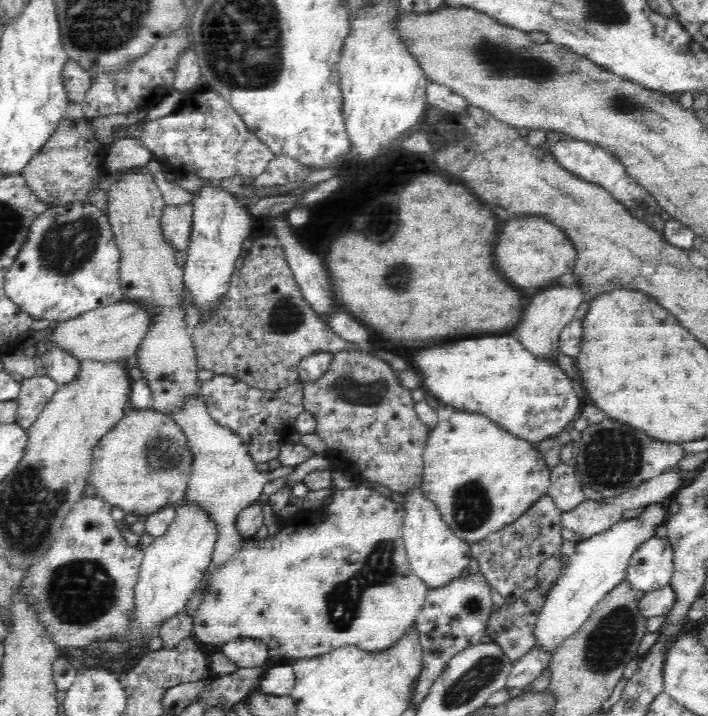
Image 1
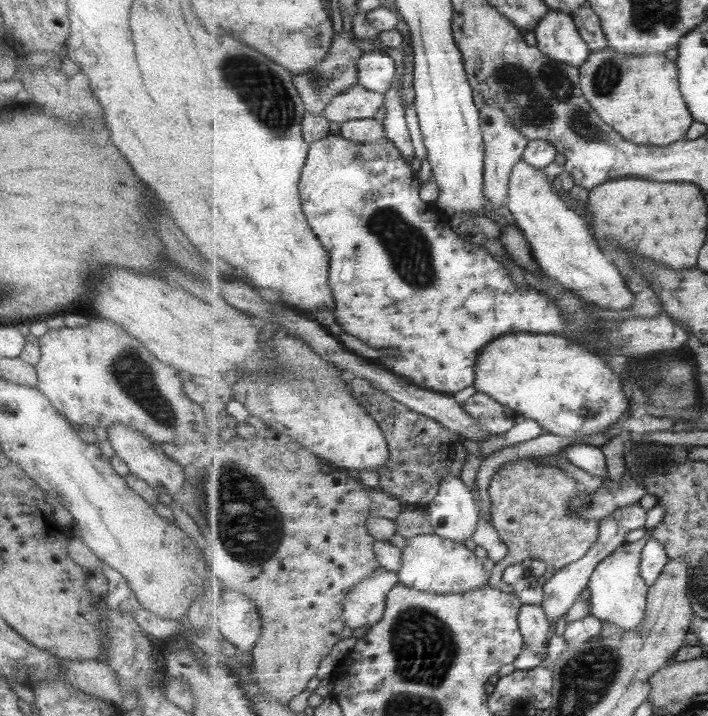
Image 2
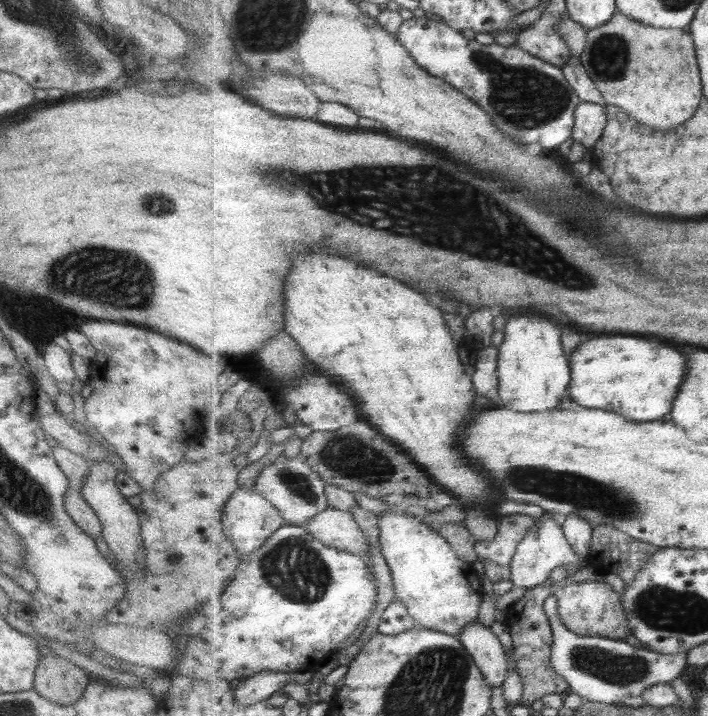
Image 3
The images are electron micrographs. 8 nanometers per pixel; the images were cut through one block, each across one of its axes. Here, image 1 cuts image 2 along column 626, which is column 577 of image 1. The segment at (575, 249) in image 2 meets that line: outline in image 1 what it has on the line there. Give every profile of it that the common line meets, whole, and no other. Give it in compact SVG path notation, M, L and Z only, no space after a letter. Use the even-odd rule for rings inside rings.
M578 281L570 284L570 288L558 283L532 293L530 304L527 304L526 310L524 310L522 322L516 328L520 332L520 342L532 354L538 354L538 356L552 356L554 354L556 356L560 333L565 326L574 320L576 311L582 302L587 302L587 295Z

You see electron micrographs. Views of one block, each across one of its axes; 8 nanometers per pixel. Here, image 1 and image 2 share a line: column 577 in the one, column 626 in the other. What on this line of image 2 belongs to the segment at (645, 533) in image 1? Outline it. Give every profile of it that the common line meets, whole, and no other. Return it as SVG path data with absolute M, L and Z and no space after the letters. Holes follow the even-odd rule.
M653 528L645 529L642 538L635 542L626 543L599 562L599 566L595 568L588 584L591 589L590 614L613 622L625 631L639 631L641 624L645 622L647 616L648 592L650 587L641 576L641 563L643 560L643 549L646 543L651 539Z

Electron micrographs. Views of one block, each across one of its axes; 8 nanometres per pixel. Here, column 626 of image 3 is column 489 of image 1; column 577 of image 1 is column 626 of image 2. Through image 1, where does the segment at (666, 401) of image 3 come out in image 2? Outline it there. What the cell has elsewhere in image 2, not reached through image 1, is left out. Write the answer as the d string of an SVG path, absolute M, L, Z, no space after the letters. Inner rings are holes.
M501 334L479 352L473 386L477 387L477 392L487 393L497 402L516 410L520 416L536 420L545 428L545 432L559 437L605 433L609 426L626 418L631 408L631 397L624 374L615 376L615 372L605 364L601 355L593 353L585 344L555 334Z

